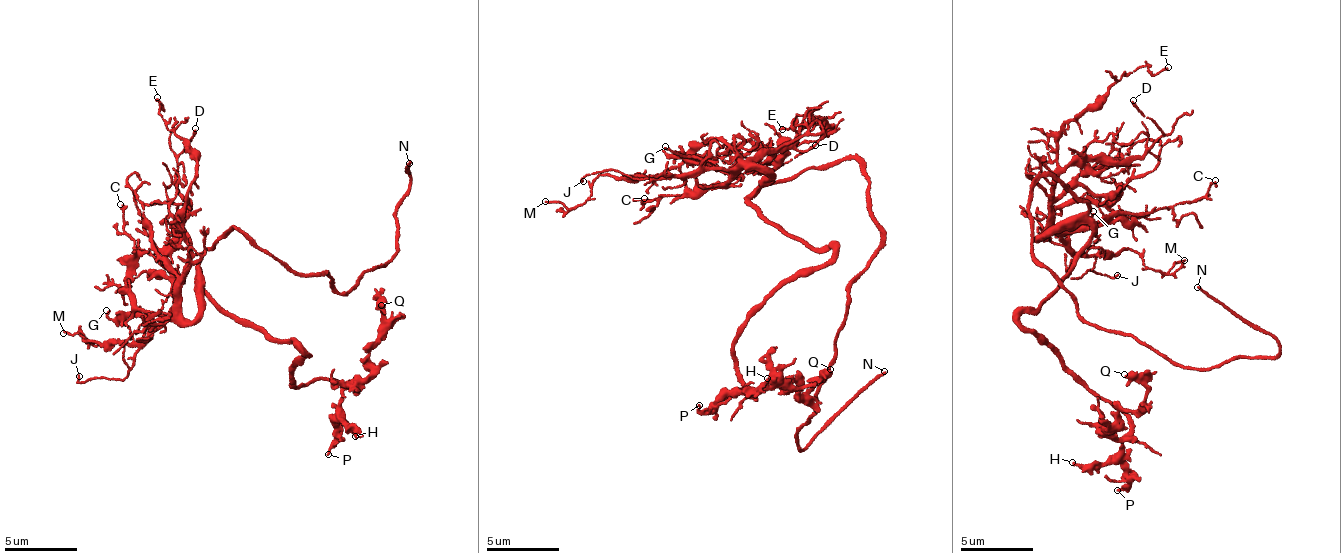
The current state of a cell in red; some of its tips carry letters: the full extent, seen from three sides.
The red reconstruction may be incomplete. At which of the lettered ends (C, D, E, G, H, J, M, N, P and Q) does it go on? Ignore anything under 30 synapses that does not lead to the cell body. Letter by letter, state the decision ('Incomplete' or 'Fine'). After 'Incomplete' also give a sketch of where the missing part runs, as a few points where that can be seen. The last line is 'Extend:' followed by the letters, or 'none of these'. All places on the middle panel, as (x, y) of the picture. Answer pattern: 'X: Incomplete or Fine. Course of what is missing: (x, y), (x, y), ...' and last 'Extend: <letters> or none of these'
C: Fine
D: Fine
E: Fine
G: Fine
H: Fine
J: Fine
M: Fine
N: Incomplete
P: Fine
Q: Fine
Extend: N

